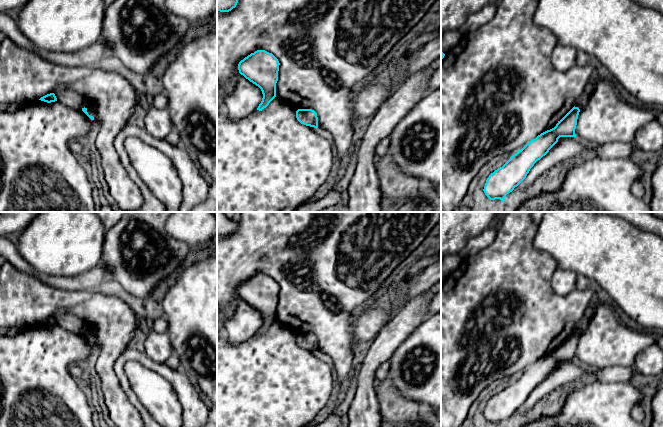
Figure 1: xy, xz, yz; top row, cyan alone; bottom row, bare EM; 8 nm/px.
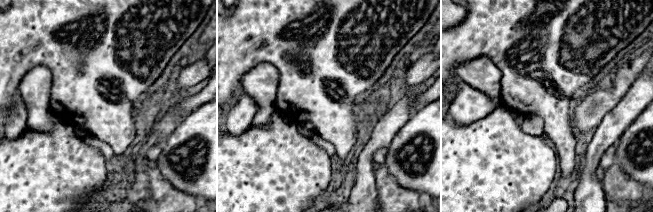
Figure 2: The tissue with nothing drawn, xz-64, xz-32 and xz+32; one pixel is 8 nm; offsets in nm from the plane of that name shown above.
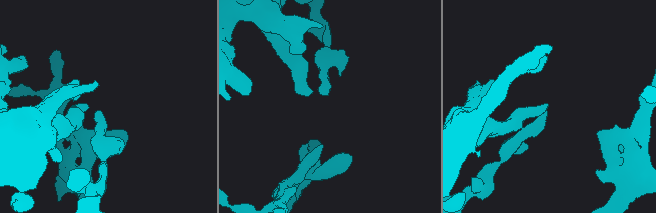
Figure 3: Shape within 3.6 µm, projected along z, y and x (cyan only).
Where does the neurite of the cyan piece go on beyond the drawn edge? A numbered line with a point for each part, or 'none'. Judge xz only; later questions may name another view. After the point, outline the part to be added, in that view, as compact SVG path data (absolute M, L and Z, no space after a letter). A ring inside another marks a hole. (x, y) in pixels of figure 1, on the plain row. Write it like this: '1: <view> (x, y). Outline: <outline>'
none

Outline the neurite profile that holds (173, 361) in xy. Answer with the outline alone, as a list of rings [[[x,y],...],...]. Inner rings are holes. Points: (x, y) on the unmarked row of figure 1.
[[[172,354],[166,361],[166,364],[172,369],[179,369],[180,359],[176,354]]]

